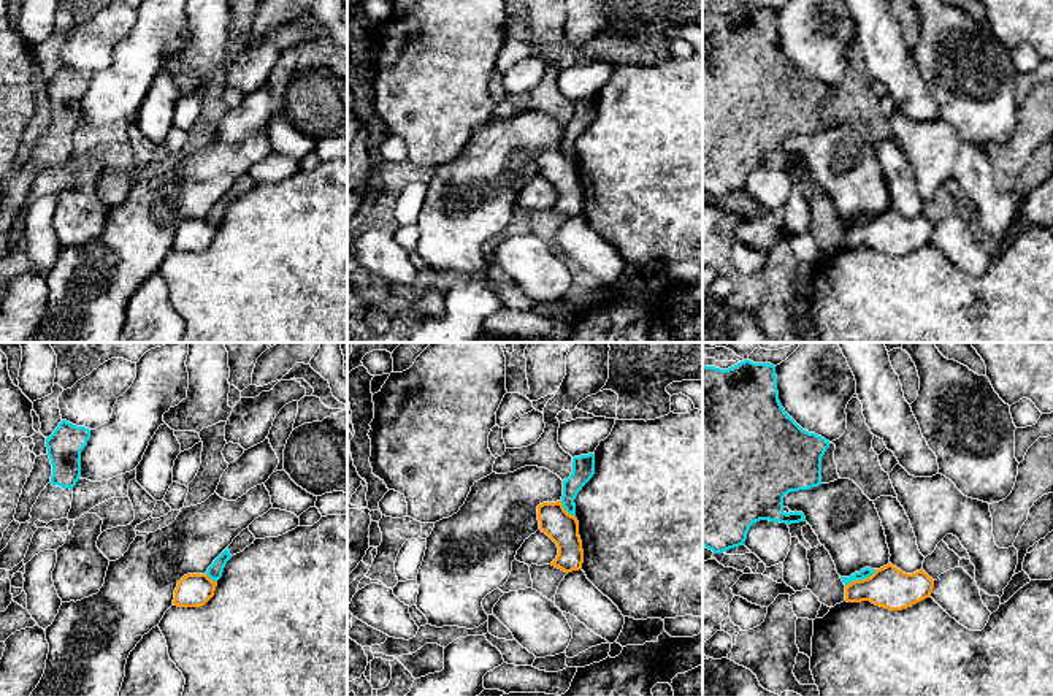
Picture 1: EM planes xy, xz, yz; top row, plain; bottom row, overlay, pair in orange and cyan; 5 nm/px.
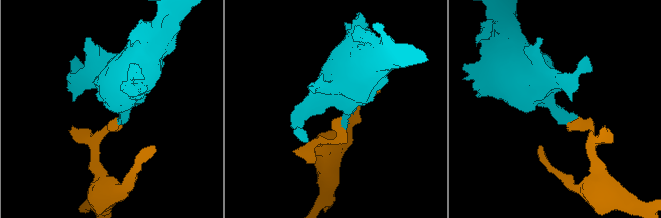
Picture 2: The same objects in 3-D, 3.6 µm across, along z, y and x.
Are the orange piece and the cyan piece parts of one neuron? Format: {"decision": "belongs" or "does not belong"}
{"decision": "does not belong"}

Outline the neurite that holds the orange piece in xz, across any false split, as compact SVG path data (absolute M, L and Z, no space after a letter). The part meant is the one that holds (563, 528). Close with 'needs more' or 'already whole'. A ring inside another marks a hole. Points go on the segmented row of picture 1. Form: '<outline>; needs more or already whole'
M557 501L539 504L538 520L539 530L558 547L558 555L550 564L565 572L582 569L584 550L577 518L565 511L561 501Z; already whole

